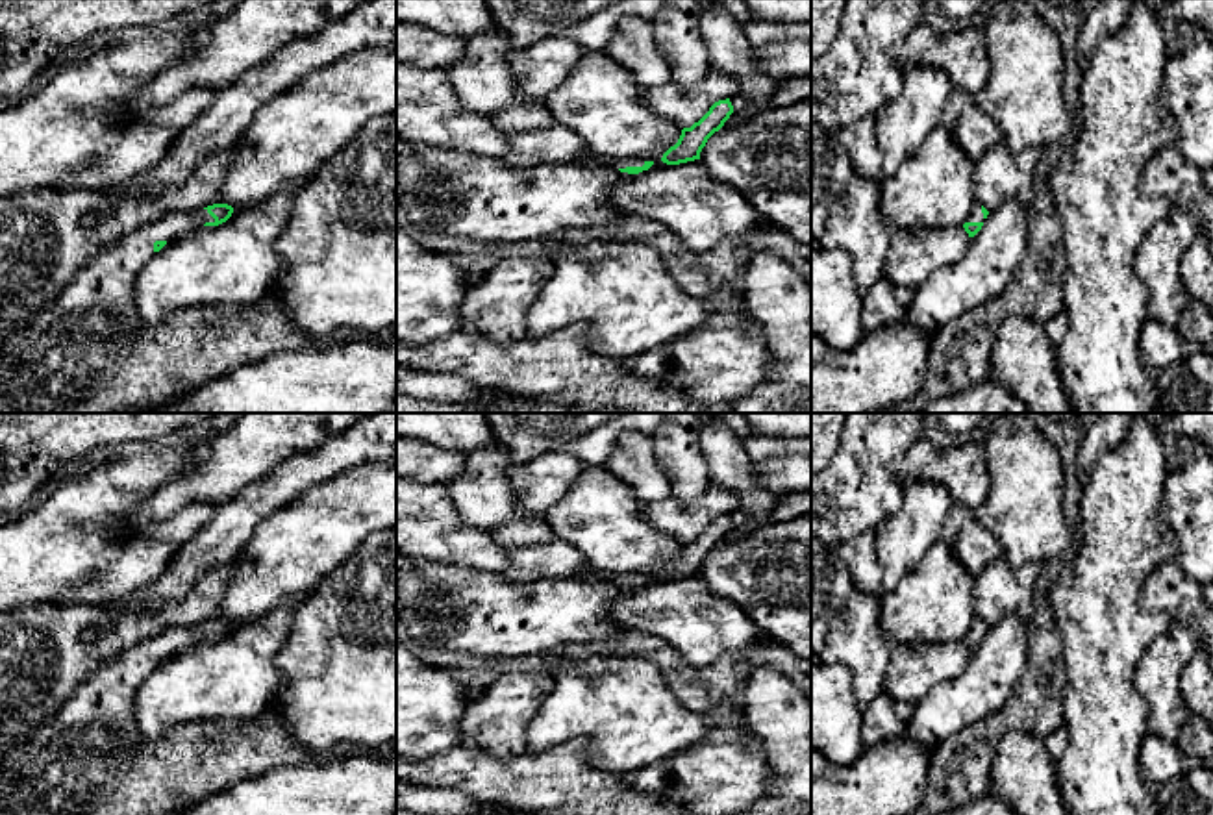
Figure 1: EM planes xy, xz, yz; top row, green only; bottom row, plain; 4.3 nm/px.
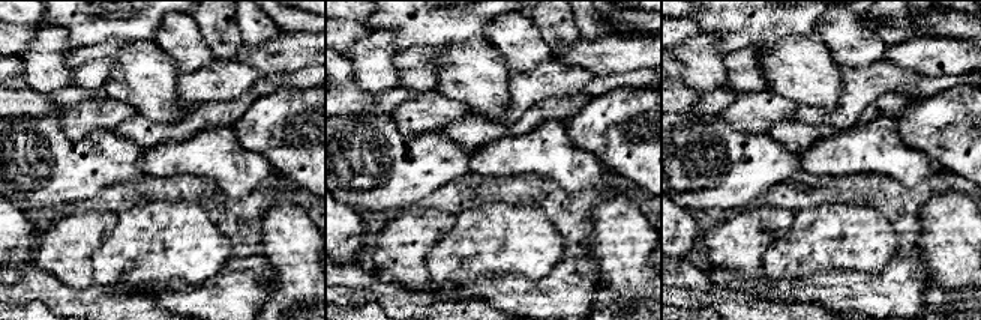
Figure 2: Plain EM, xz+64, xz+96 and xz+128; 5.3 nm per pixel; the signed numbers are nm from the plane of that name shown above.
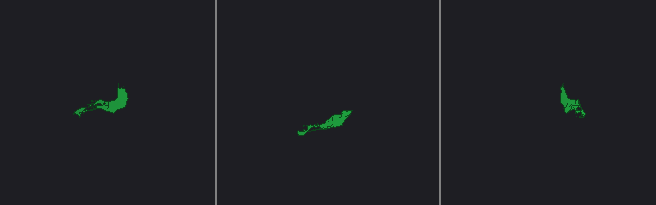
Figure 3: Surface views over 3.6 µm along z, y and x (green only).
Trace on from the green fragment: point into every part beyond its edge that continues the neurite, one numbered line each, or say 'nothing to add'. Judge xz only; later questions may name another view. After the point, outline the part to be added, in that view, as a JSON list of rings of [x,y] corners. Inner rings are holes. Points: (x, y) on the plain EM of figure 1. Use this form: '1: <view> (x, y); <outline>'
1: xz (589, 573); [[[587,567],[583,569],[583,572],[578,576],[583,580],[607,580],[607,582],[615,582],[615,583],[626,583],[626,582],[643,582],[644,574],[637,574],[637,572],[619,572],[619,574],[611,574],[611,572],[600,572],[594,567]]]

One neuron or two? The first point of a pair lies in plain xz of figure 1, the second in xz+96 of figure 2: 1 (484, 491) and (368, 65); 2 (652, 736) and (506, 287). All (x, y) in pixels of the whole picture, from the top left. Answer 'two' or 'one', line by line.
1: one
2: two

